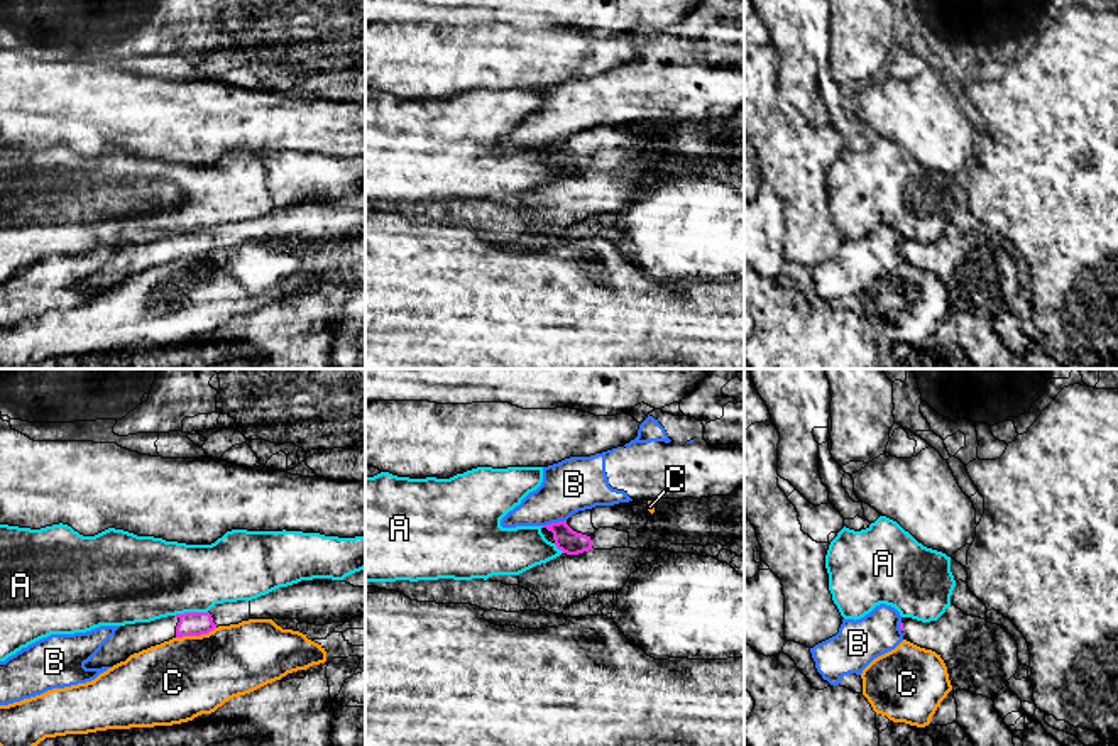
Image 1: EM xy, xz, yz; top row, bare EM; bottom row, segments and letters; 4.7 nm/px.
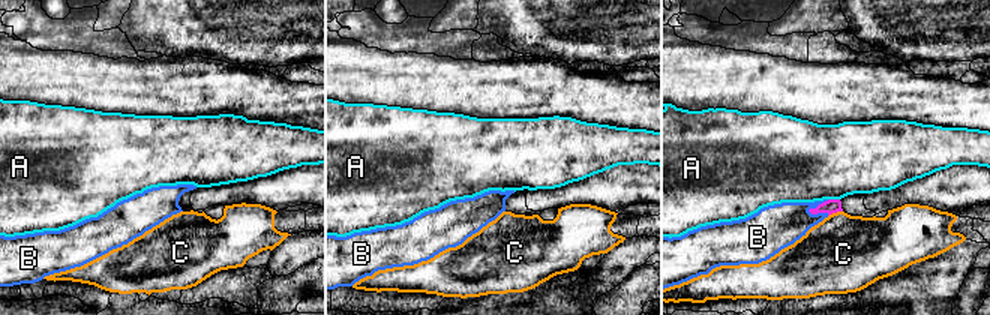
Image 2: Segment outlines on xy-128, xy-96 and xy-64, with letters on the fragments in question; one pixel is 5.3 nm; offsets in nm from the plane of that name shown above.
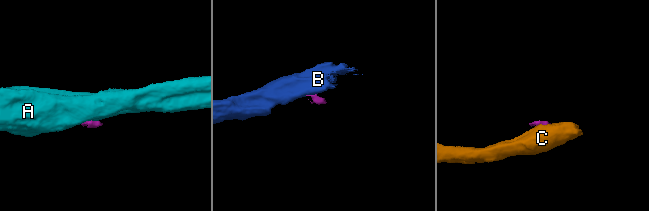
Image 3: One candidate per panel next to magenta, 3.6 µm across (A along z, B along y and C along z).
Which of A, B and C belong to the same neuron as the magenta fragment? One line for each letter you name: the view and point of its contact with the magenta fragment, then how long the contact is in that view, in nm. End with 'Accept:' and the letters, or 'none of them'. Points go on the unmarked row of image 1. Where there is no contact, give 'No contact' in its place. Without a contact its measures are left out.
Accept: none of them

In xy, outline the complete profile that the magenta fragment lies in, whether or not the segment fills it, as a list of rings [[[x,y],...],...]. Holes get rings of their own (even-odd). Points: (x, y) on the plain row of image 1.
[[[332,200],[301,201],[252,222],[215,225],[208,233],[184,233],[151,244],[120,247],[85,288],[113,288],[134,274],[173,259],[201,257],[218,247],[249,240],[298,240],[325,247],[345,245],[359,237],[365,237],[365,208]]]

